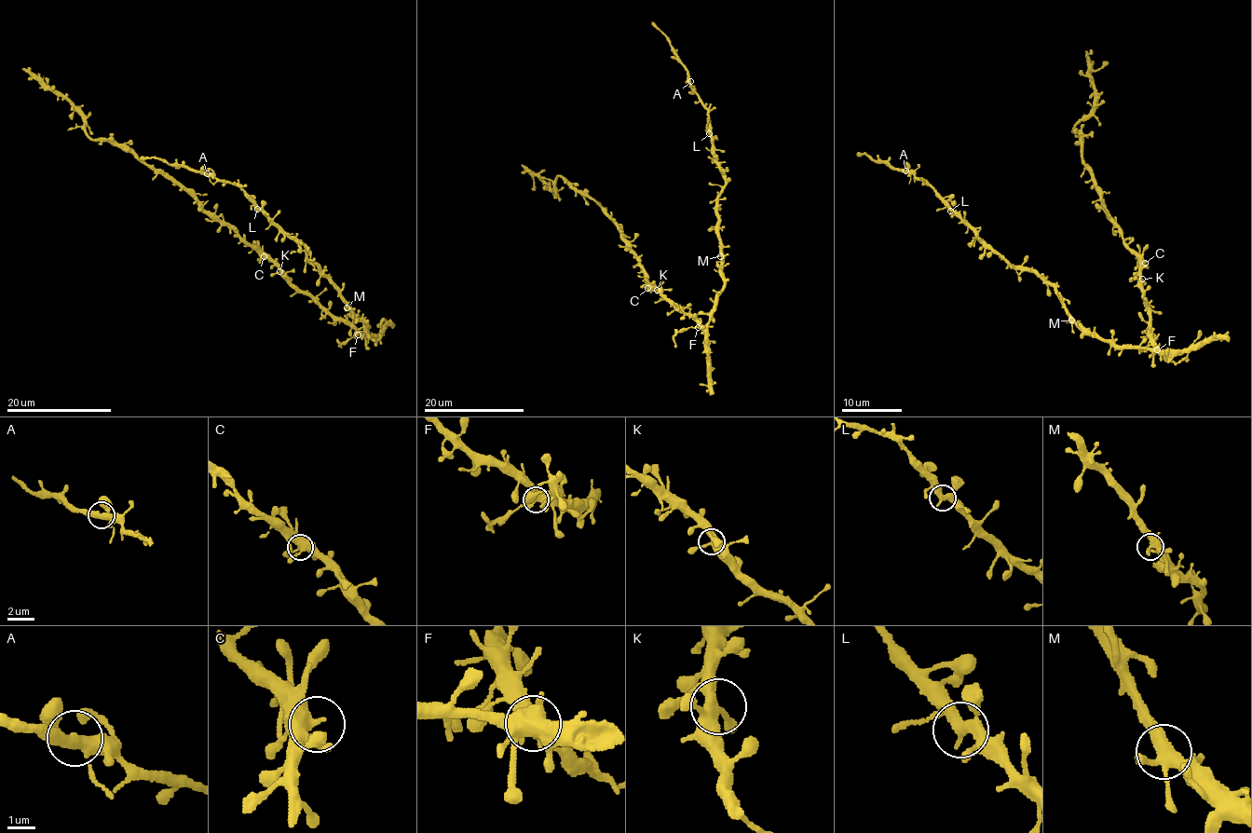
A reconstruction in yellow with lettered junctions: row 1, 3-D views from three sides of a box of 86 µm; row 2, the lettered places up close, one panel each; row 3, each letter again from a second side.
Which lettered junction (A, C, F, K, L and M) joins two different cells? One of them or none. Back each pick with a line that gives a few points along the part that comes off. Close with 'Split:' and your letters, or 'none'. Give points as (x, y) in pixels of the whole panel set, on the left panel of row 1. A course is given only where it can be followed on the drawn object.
F: Course of the part to remove: (359, 334), (345, 342)
Split: F

